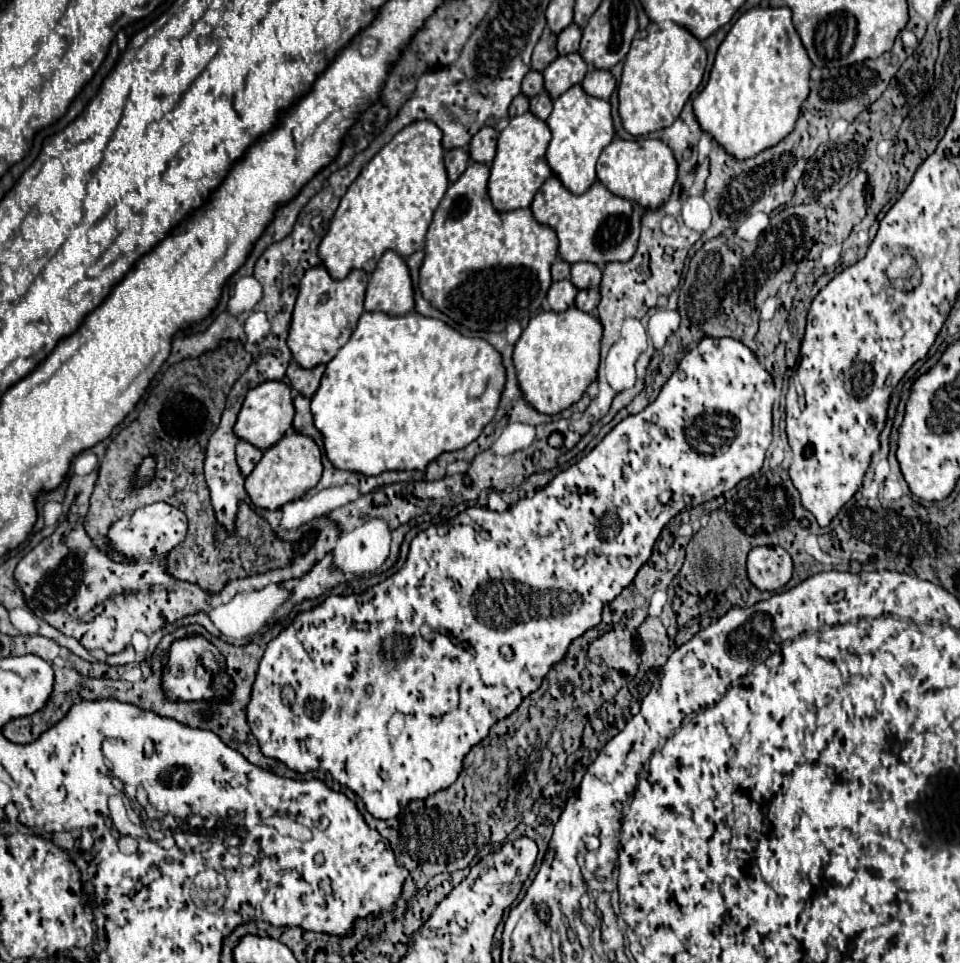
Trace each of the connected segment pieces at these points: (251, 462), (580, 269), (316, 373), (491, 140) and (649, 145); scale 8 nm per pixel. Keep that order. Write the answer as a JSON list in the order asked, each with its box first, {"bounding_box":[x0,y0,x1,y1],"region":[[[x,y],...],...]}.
[{"bounding_box":[236,441,262,475],"region":[[[238,441],[238,445],[236,445],[236,463],[238,463],[242,475],[250,475],[260,457],[262,457],[260,449],[256,449],[254,445],[250,445],[246,441]]]},{"bounding_box":[570,263,602,289],"region":[[[574,263],[570,269],[570,281],[576,289],[598,289],[600,279],[602,271],[594,263]]]},{"bounding_box":[286,361,326,397],"region":[[[290,361],[286,369],[286,377],[292,389],[296,389],[304,397],[312,397],[320,385],[324,369],[326,369],[324,365],[318,365],[314,369],[302,369],[296,361]]]},{"bounding_box":[468,127,498,165],"region":[[[482,127],[470,141],[470,147],[468,147],[470,159],[476,163],[490,165],[490,159],[494,159],[494,151],[496,151],[496,139],[498,139],[496,129]]]},{"bounding_box":[596,139,678,209],"region":[[[614,139],[600,155],[596,165],[596,177],[616,197],[638,203],[642,209],[662,207],[676,183],[678,165],[672,151],[658,139]]]}]

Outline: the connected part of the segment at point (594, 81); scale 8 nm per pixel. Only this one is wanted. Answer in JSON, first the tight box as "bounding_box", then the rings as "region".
{"bounding_box":[580,69,616,99],"region":[[[588,69],[586,77],[580,85],[586,91],[586,95],[592,95],[592,97],[598,97],[598,99],[608,99],[612,95],[614,87],[616,87],[610,71],[594,71],[594,69],[592,71]]]}

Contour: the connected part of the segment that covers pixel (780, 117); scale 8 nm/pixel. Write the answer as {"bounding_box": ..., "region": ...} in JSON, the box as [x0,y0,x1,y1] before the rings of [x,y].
{"bounding_box":[692,7,812,159],"region":[[[754,7],[746,11],[728,31],[718,47],[716,63],[710,71],[706,87],[692,101],[694,117],[702,131],[710,133],[714,141],[730,153],[734,159],[750,159],[764,149],[778,145],[788,133],[792,133],[796,119],[800,115],[800,105],[810,93],[810,69],[812,63],[798,39],[792,25],[792,13],[788,7]]]}

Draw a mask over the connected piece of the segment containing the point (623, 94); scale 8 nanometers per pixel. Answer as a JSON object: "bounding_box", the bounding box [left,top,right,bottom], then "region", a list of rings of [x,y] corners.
{"bounding_box":[618,23,706,137],"region":[[[650,23],[646,27],[646,35],[632,41],[618,87],[618,113],[626,133],[640,137],[670,127],[678,119],[684,103],[698,89],[704,69],[706,51],[690,31],[676,23],[662,29]]]}

